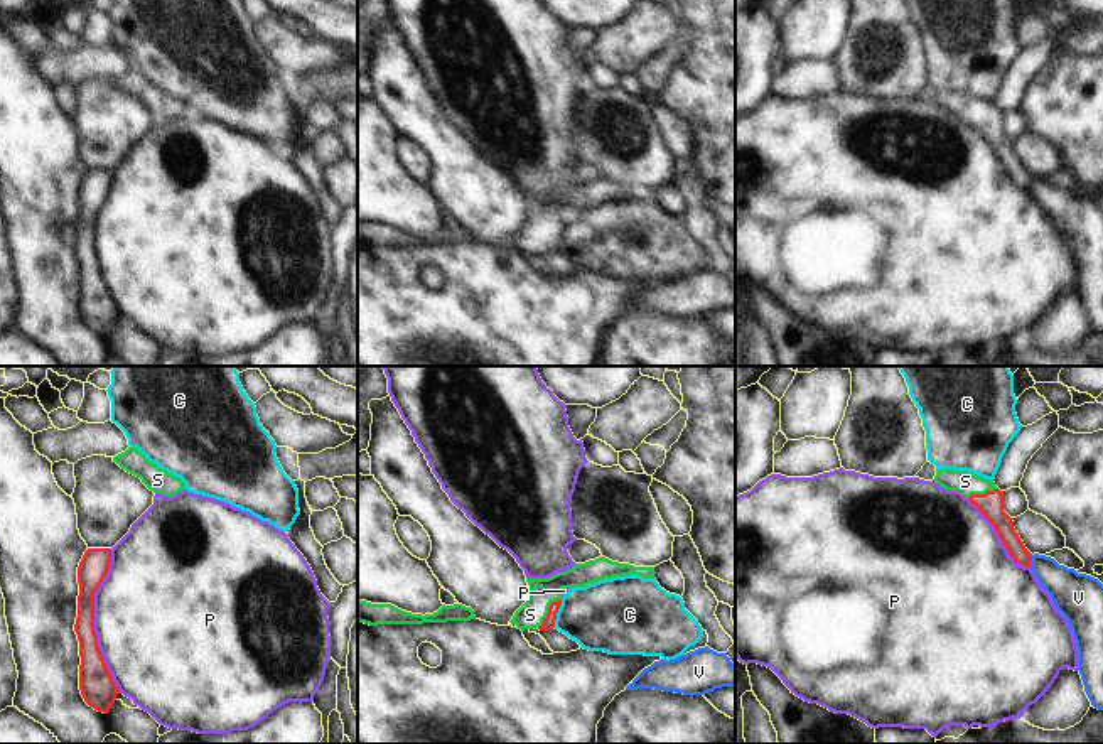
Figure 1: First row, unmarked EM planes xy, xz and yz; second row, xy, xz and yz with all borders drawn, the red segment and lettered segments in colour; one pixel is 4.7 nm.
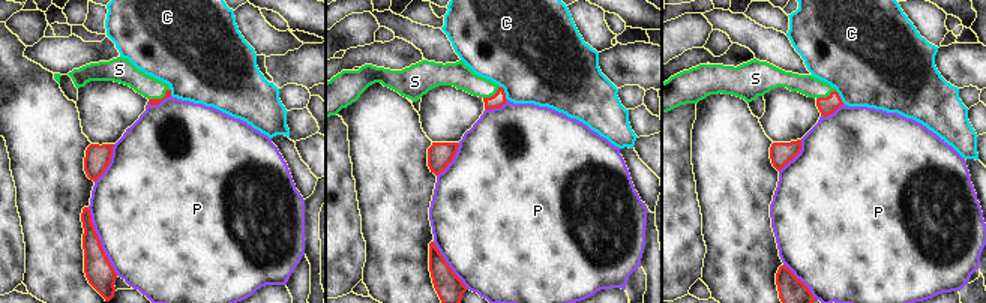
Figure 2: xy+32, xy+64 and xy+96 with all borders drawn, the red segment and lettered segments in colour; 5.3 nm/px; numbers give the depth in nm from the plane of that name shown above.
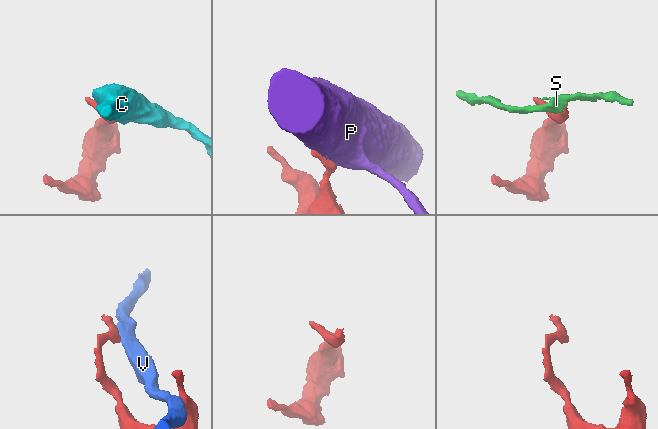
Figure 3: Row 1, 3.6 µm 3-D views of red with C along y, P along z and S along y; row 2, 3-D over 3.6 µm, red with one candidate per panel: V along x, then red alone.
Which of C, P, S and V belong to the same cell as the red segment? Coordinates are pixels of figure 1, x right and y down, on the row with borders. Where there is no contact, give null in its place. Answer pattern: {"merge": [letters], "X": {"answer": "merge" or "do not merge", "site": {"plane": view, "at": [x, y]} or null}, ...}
{"merge": ["S"], "C": {"answer": "do not merge", "site": {"plane": "xz", "at": [557, 611]}}, "P": {"answer": "do not merge", "site": {"plane": "xy", "at": [93, 621]}}, "S": {"answer": "merge", "site": {"plane": "xz", "at": [548, 611]}}, "V": {"answer": "do not merge", "site": {"plane": "yz", "at": [1031, 560]}}}

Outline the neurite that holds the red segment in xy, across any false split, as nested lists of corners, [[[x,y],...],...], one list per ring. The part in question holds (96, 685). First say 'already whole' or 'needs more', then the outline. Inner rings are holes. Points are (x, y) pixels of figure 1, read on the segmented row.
already whole; [[[88,548],[78,567],[78,617],[74,631],[79,641],[79,690],[84,702],[108,714],[120,693],[103,660],[94,633],[94,594],[111,563],[111,548]]]

